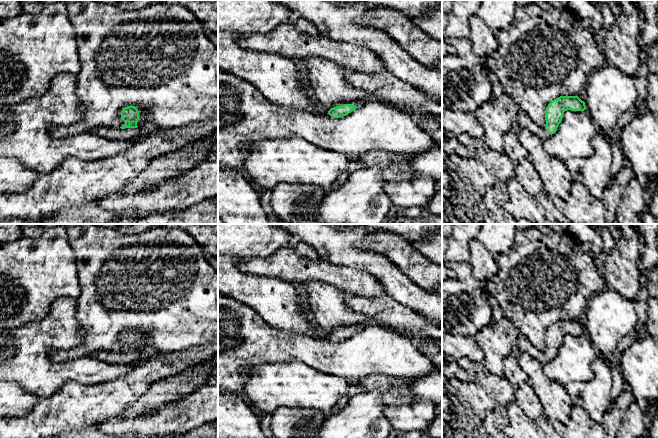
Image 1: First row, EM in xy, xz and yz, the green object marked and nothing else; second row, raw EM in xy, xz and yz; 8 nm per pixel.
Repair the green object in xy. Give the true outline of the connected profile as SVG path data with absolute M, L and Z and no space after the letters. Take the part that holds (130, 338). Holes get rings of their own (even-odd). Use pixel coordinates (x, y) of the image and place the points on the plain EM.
M135 330L125 331L121 335L121 342L124 346L128 346L128 349L123 349L120 352L100 351L94 356L104 362L112 364L127 364L135 361L140 352L137 350L139 344L139 335Z

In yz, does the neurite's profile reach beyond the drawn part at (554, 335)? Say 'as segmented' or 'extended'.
extended

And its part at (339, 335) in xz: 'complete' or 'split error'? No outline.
split error

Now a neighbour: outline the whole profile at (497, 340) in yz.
M507 318L482 327L475 335L475 341L484 353L482 364L494 375L504 376L504 359L511 355L520 332Z

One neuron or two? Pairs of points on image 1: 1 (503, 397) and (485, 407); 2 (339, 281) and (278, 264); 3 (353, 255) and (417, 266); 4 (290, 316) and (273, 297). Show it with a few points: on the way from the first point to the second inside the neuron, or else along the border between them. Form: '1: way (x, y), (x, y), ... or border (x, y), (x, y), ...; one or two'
1: border (479, 383), (495, 404); two
2: way (324, 271), (296, 270), (293, 268); one
3: border (369, 250), (384, 255), (407, 277); two
4: way (285, 311), (277, 302); one

